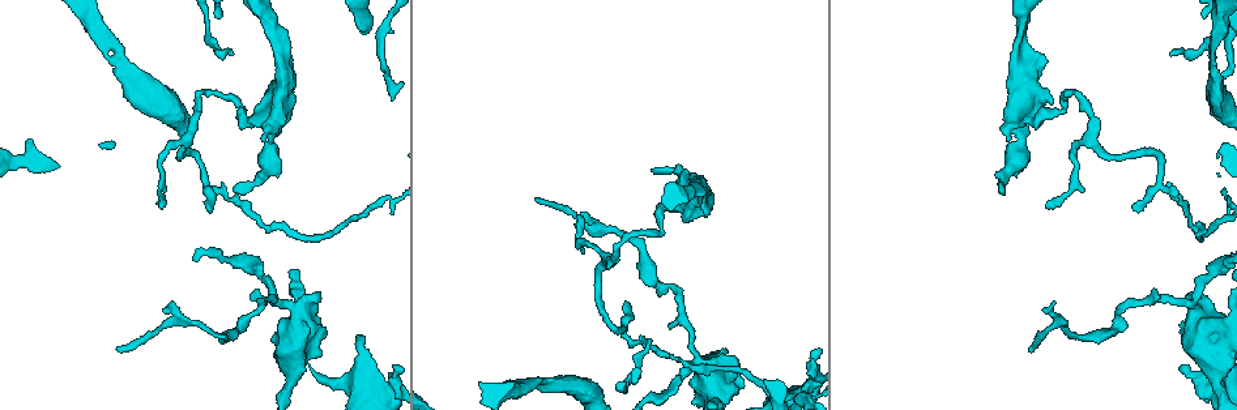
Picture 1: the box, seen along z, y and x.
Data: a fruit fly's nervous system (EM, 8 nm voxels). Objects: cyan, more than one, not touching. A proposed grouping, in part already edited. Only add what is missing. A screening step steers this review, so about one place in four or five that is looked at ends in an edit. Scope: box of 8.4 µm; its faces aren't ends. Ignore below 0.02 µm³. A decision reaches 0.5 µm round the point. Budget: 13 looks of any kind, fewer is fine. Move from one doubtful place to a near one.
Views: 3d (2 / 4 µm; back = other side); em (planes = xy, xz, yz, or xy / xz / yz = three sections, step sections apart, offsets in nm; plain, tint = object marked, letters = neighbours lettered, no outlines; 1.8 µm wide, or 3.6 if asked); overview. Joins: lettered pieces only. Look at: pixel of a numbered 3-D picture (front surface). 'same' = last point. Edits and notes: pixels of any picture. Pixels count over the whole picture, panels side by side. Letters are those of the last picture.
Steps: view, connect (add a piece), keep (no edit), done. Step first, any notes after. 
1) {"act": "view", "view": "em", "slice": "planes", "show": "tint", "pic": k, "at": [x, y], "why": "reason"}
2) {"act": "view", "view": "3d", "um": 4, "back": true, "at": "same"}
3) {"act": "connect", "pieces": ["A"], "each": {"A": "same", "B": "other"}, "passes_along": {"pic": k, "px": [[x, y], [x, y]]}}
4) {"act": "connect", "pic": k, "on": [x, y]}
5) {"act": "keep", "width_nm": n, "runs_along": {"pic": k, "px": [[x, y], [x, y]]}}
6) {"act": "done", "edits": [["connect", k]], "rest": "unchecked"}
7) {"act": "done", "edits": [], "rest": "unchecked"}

{"act": "view", "view": "em", "um": 3.6, "slice": "xz", "step": 4, "show": "tint", "pic": 1, "at": [301, 323], "why": "thick turns thin"}

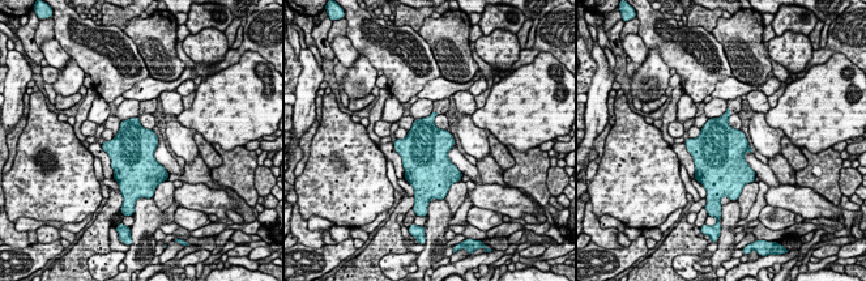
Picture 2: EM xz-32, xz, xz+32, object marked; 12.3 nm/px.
{"act": "view", "view": "em", "um": 3.6, "slice": "planes", "show": "letters", "at": "same"}

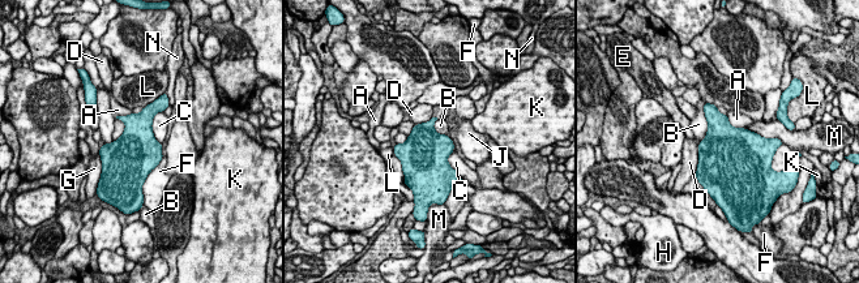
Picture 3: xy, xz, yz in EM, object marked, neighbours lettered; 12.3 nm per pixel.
{"act": "connect", "pic": 3, "on": [441, 111], "each": {"A": "other", "B": "other", "C": "other", "D": "other", "E": "same", "F": "other", "G": "other", "H": "other", "J": "other", "K": "other", "L": "other", "M": "other", "N": "other"}, "passes_along": {"pic": 3, "px": [[424, 134], [435, 118], [441, 111]]}, "found": "it goes on there"}

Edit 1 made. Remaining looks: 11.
{"act": "view", "view": "em", "slice": "planes", "show": "tint", "pic": 1, "at": [624, 303]}

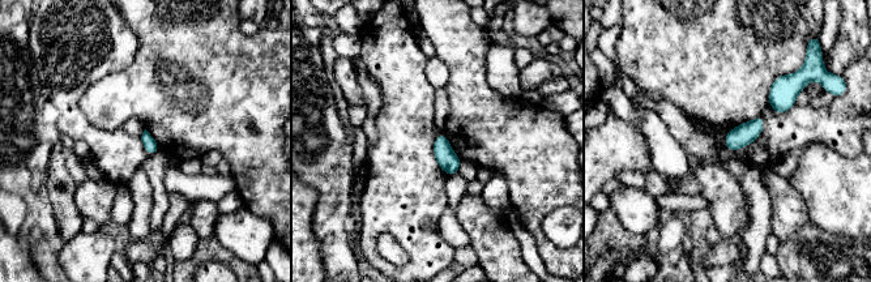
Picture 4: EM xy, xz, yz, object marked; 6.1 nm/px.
{"act": "view", "view": "em", "slice": "planes", "show": "letters", "at": "same", "why": "what lies round it"}

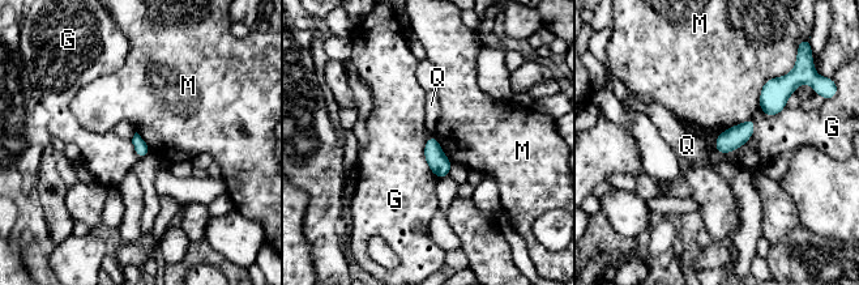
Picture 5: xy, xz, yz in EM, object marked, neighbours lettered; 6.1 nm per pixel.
{"act": "keep", "each": {"G": "other", "M": "other", "Q": "other"}, "border": {"pic": 5, "px": [[753, 118], [742, 145], [714, 148]]}, "found": "none of them fits"}

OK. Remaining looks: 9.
{"act": "view", "view": "em", "slice": "planes", "show": "letters", "pic": 1, "at": [273, 124], "why": "sudden change in width"}

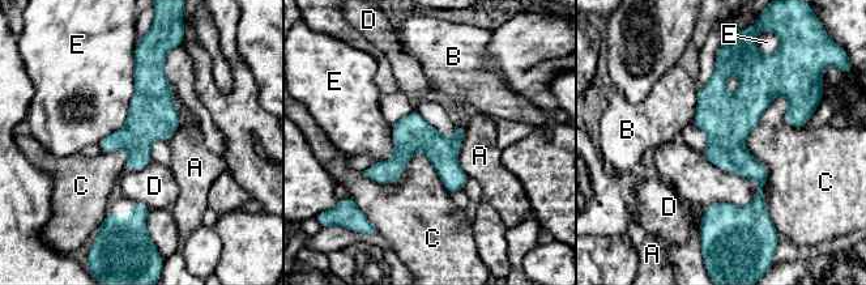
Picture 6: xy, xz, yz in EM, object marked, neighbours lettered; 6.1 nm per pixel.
{"act": "keep", "width_nm": 220, "longest_contact_nm": ["E", 650], "each": {"A": "other", "B": "other", "C": "other", "D": "other", "E": "other"}, "found": "no lettered piece goes on from it"}

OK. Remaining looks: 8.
{"act": "view", "view": "3d", "um": 2, "pic": 1, "at": [533, 381], "why": "narrows sharply"}

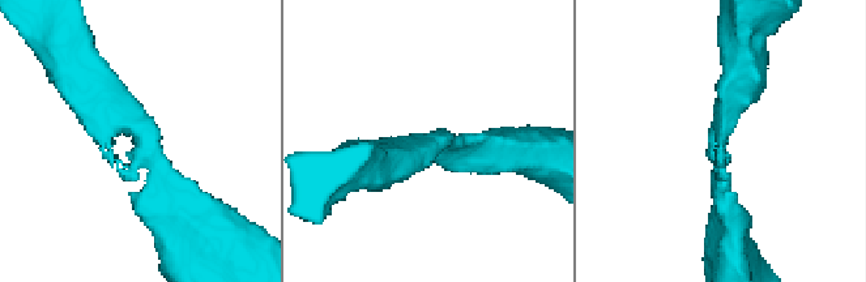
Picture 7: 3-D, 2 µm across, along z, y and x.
{"act": "view", "view": "em", "slice": "planes", "show": "letters", "pic": 7, "at": [432, 142], "arm_widths_nm": [320, 360], "why": "shape alone is not enough"}

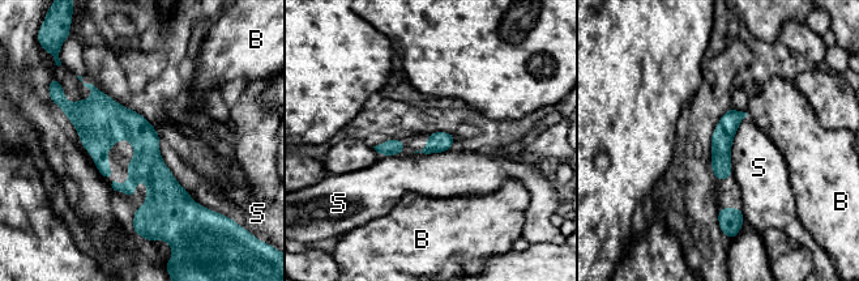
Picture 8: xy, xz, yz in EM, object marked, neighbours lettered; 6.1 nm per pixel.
{"act": "keep", "each": {"B": "other", "S": "other"}, "border": {"pic": 8, "px": [[747, 115], [733, 140], [731, 174]]}, "found": "no lettered piece goes on from it"}

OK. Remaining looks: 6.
{"act": "done", "edits": [["connect", 3]], "rest": "unchecked"}

